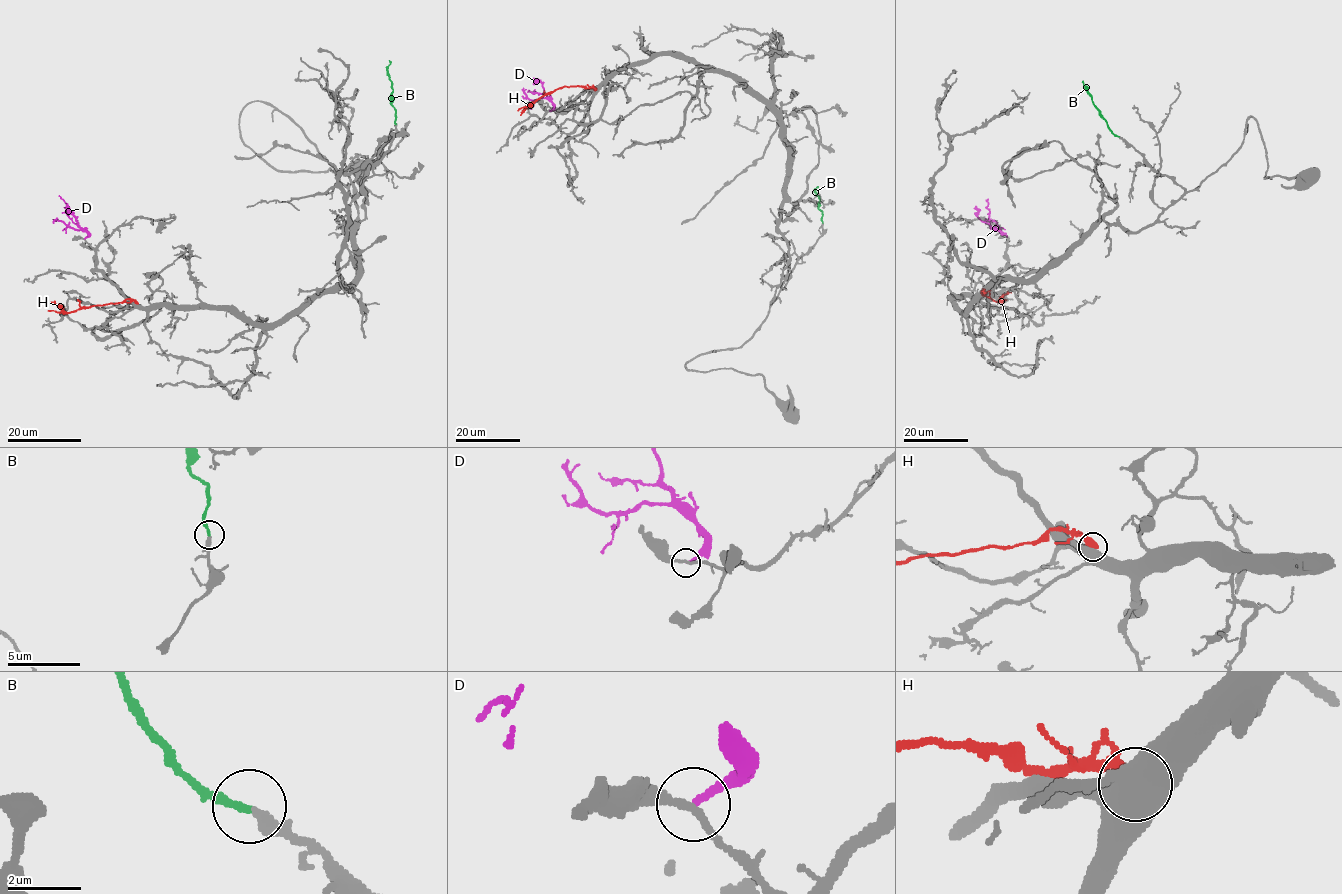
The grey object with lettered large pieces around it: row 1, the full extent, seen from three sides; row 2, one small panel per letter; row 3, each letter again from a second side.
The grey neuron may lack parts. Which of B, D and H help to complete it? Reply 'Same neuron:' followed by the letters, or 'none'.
Same neuron: B

